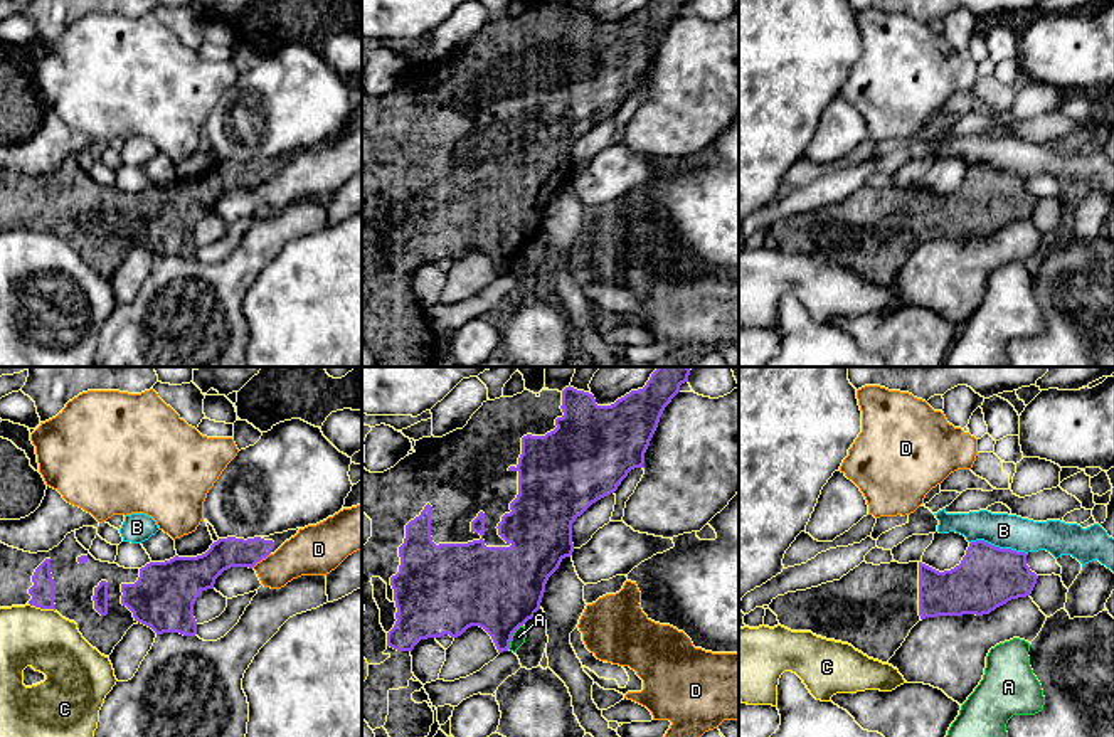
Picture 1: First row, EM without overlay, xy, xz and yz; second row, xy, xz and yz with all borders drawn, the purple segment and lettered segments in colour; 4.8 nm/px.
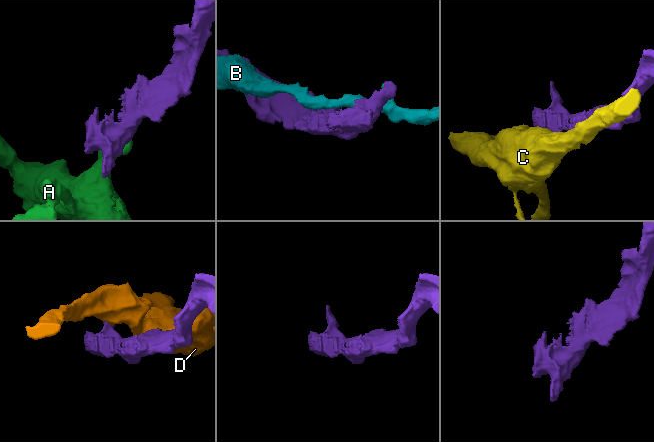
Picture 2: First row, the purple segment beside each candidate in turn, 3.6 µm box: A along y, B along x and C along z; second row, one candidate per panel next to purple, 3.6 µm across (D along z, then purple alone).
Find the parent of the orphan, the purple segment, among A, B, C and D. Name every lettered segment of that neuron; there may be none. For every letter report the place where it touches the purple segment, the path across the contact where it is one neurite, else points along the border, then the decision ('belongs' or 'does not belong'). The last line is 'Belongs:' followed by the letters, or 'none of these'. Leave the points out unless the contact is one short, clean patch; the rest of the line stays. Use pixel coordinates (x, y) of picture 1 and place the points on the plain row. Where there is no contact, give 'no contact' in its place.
A: xz (512, 258) | along xz (522, 248), (514, 256), (507, 271) | does not belong
B: yz (998, 170) | does not belong
C: xy (42, 231) | does not belong
D: xy (259, 184) | along xy (270, 175), (251, 190) | does not belong
Belongs: none of these

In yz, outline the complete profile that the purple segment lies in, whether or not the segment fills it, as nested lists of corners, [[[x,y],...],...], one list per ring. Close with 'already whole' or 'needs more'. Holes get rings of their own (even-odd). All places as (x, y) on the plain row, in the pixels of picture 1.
[[[984,163],[971,165],[961,187],[939,195],[922,185],[867,187],[840,204],[777,219],[769,232],[781,249],[851,268],[868,281],[887,286],[910,252],[926,241],[989,237],[1011,222],[1032,217],[1038,199],[1026,188],[1025,175],[1000,172]]]; needs more

